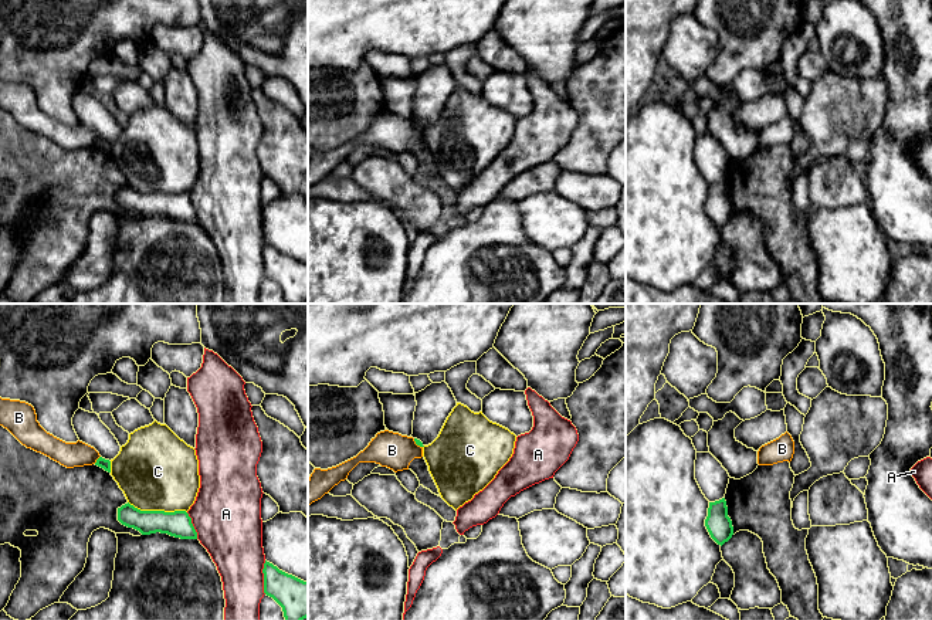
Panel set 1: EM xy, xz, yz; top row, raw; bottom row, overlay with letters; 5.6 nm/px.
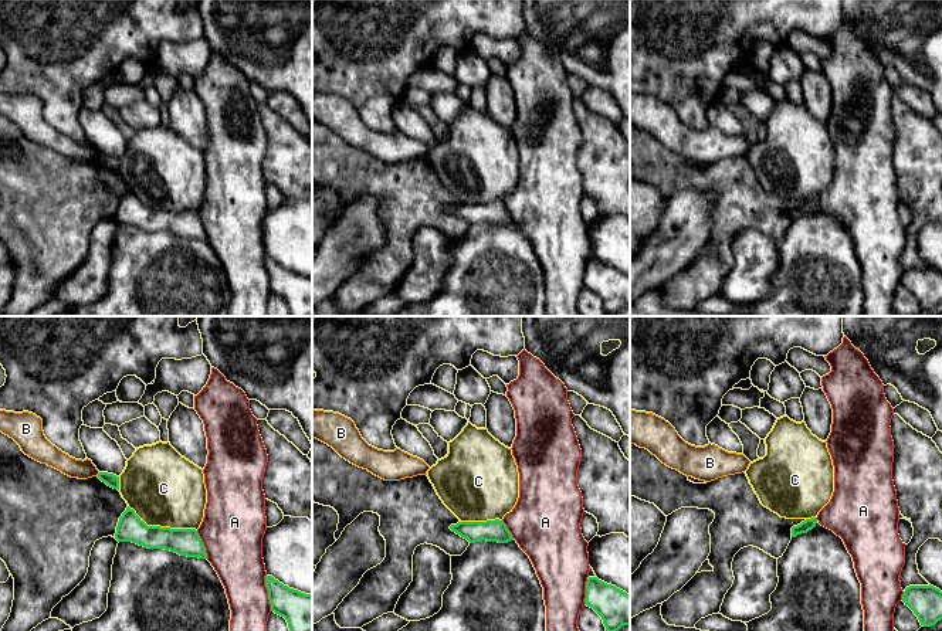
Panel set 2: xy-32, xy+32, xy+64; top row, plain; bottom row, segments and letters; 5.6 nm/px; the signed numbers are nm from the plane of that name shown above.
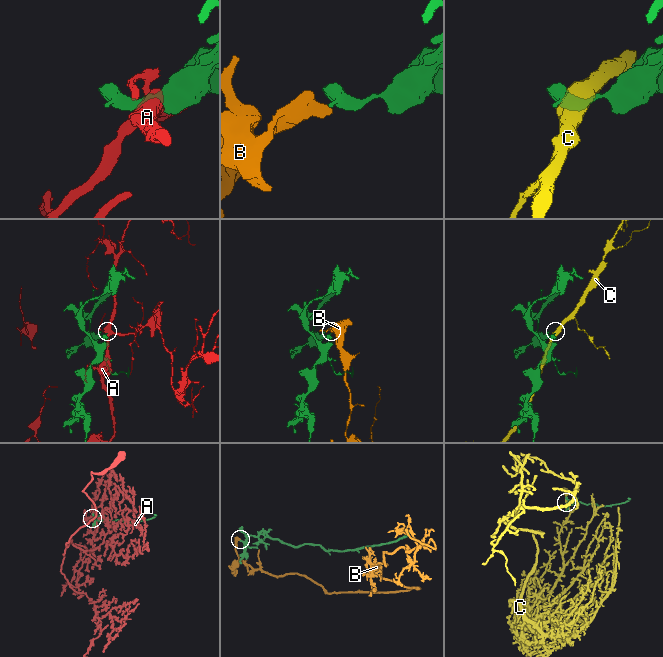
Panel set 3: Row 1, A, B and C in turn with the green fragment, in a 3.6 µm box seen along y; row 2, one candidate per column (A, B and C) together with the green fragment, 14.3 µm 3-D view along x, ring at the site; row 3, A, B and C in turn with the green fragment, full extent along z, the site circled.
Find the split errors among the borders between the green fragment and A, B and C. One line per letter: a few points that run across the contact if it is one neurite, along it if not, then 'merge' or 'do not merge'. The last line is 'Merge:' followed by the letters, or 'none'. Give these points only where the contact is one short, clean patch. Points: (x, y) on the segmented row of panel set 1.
A: do not merge
B: line xy (100, 456), (94, 463); do not merge
C: do not merge
Merge: none

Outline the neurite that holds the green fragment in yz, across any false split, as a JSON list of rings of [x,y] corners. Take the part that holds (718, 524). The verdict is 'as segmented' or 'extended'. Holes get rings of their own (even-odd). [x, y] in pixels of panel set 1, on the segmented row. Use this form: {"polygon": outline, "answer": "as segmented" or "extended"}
{"polygon": [[[725,498],[709,502],[705,526],[711,538],[721,546],[732,538],[733,526],[731,518],[728,516]]], "answer": "as segmented"}

